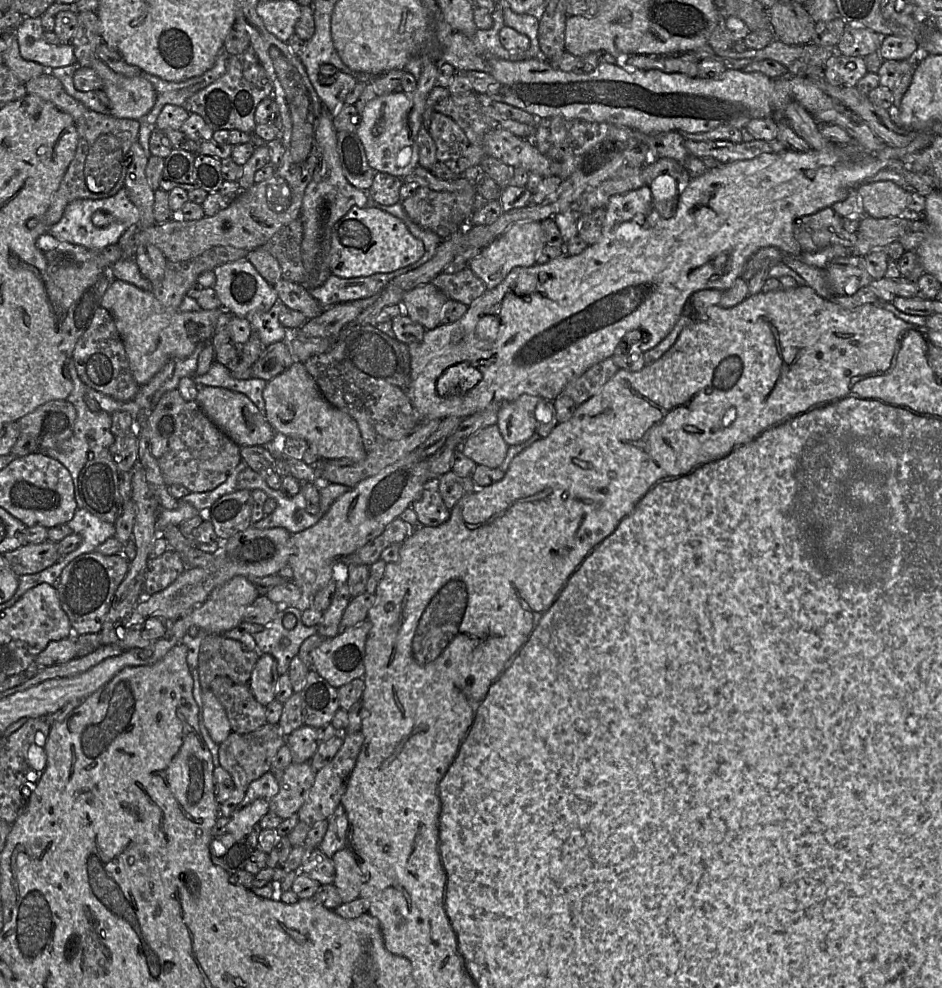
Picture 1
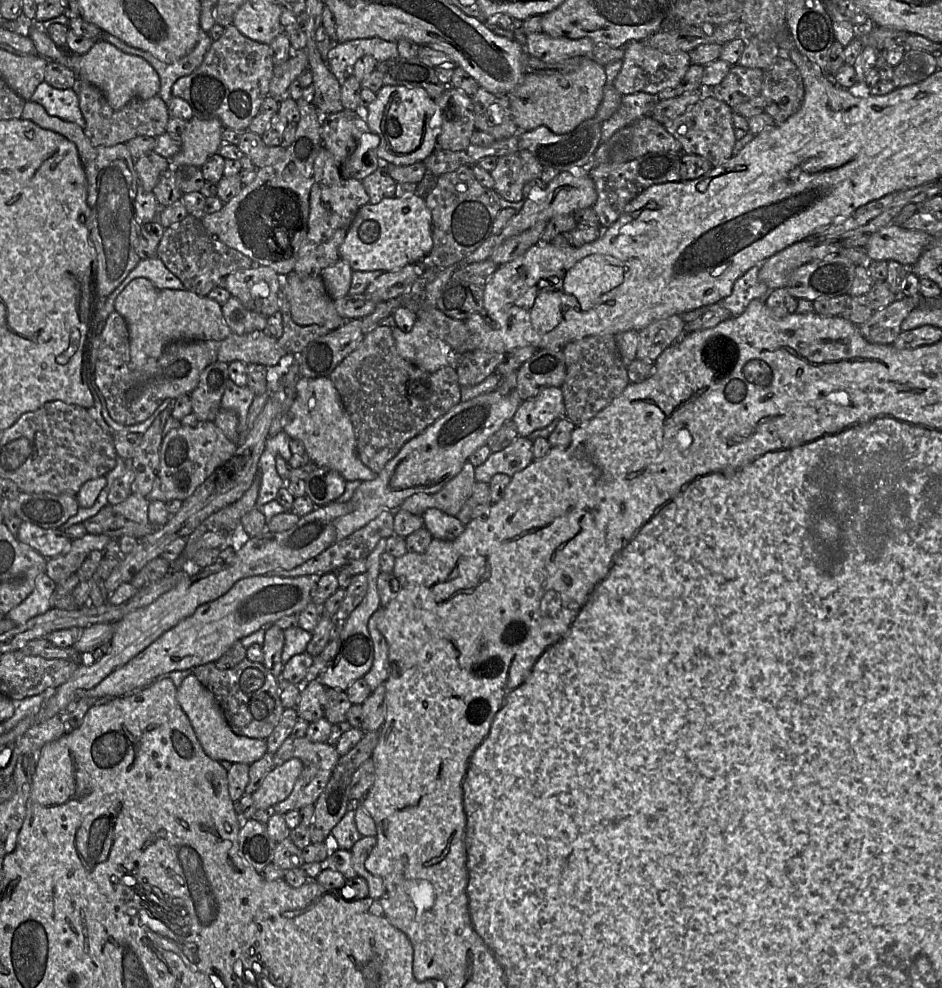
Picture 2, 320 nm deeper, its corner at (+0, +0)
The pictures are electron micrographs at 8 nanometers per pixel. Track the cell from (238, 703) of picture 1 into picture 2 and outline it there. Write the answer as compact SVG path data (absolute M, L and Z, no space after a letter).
M245 658L233 668L218 669L214 662L209 662L195 667L193 674L213 693L235 734L266 739L278 725L285 709L280 699L278 678L262 663Z

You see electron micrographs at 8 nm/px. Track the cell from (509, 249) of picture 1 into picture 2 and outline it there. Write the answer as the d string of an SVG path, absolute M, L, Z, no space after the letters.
M579 170L577 172L563 171L560 172L543 192L539 192L531 197L525 198L522 208L516 215L508 221L503 230L497 235L491 235L489 238L473 253L465 257L458 263L451 265L453 273L465 266L489 259L494 250L506 239L516 236L523 231L531 228L540 221L549 221L555 216L563 214L574 214L576 211L589 208L597 200L595 185L588 170Z

